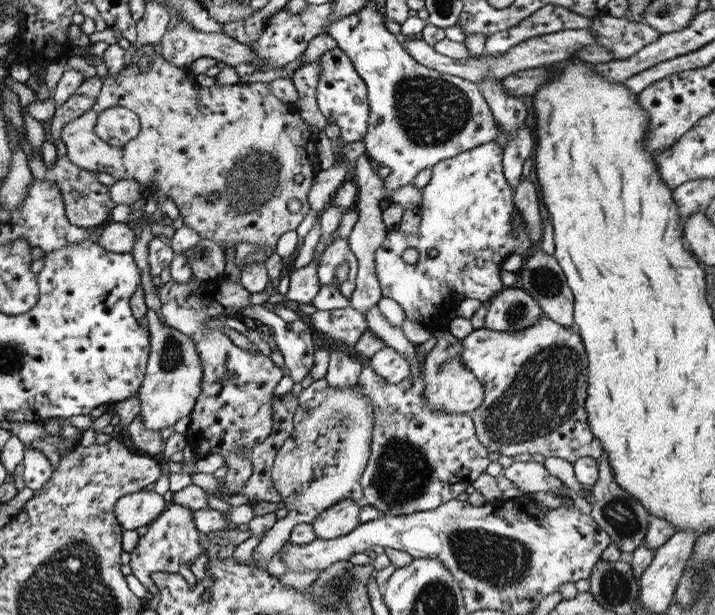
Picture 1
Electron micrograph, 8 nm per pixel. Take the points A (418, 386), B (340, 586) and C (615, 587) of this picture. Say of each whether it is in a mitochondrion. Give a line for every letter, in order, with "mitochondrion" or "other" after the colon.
A: other
B: mitochondrion
C: mitochondrion

